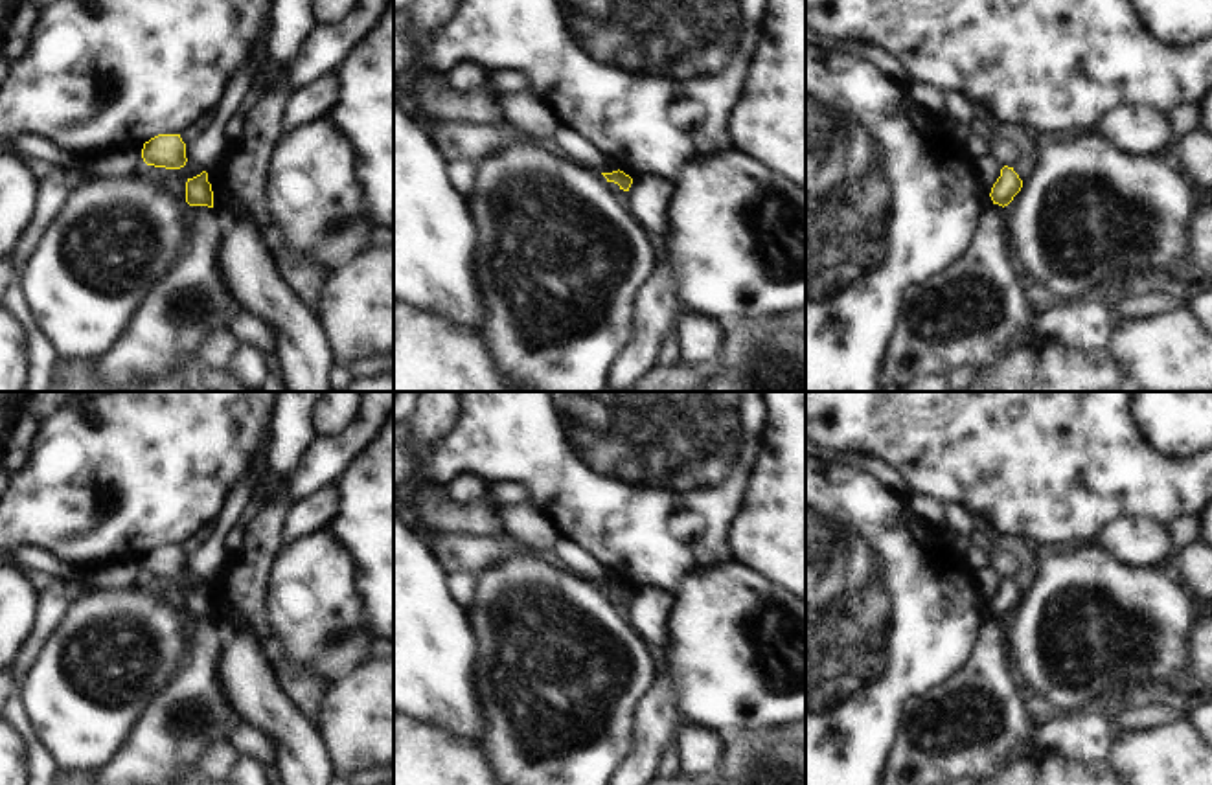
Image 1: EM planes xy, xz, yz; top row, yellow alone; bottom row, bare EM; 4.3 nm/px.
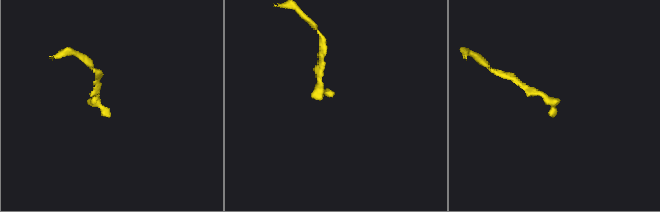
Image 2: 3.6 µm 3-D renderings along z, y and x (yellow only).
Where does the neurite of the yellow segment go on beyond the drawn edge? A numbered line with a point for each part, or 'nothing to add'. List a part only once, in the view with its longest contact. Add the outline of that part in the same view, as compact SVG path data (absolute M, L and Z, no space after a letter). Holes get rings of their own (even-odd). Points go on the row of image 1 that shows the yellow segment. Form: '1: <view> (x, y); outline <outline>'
nothing to add

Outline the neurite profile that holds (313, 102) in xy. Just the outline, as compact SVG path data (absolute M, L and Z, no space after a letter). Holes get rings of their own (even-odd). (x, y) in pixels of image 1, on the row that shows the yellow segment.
M335 75L320 77L298 88L285 103L283 132L292 132L307 123L326 119L338 92Z

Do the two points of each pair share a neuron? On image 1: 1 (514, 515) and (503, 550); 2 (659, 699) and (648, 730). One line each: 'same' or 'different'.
1: different
2: same

